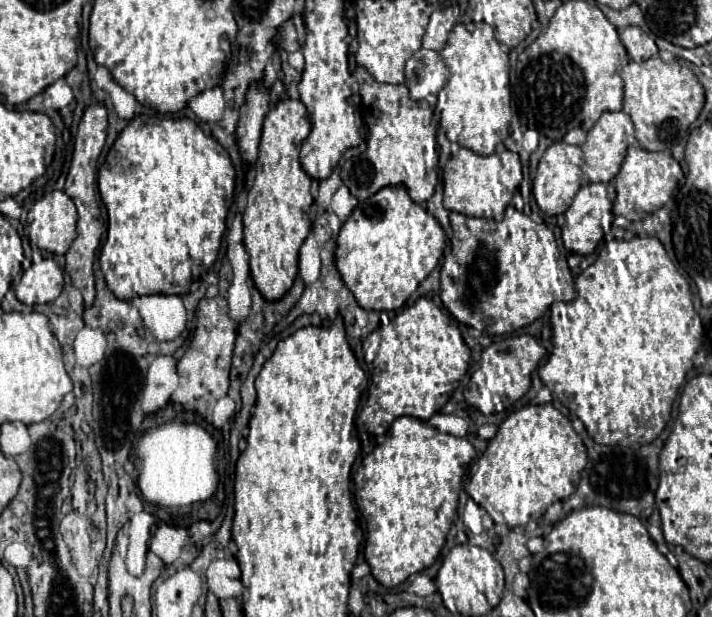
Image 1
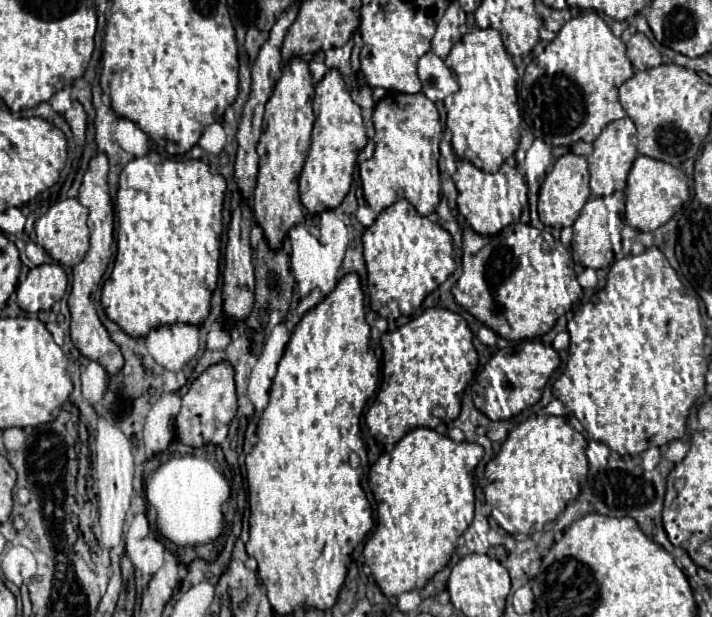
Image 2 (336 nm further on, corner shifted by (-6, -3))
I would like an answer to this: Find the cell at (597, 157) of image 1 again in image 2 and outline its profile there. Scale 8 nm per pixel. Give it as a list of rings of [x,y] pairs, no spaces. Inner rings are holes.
[[[623,117],[619,121],[609,123],[601,135],[595,139],[593,143],[593,153],[587,157],[589,163],[589,173],[591,173],[591,193],[595,197],[601,195],[611,195],[615,191],[623,191],[625,183],[627,183],[627,175],[629,169],[633,165],[633,161],[637,159],[637,131],[635,125],[629,117]]]

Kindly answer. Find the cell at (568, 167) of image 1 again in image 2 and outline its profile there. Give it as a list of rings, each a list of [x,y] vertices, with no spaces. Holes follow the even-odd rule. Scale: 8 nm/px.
[[[567,153],[557,159],[553,169],[547,173],[541,189],[539,189],[539,219],[547,227],[569,227],[579,217],[583,205],[589,199],[589,171],[587,159],[575,153]]]

